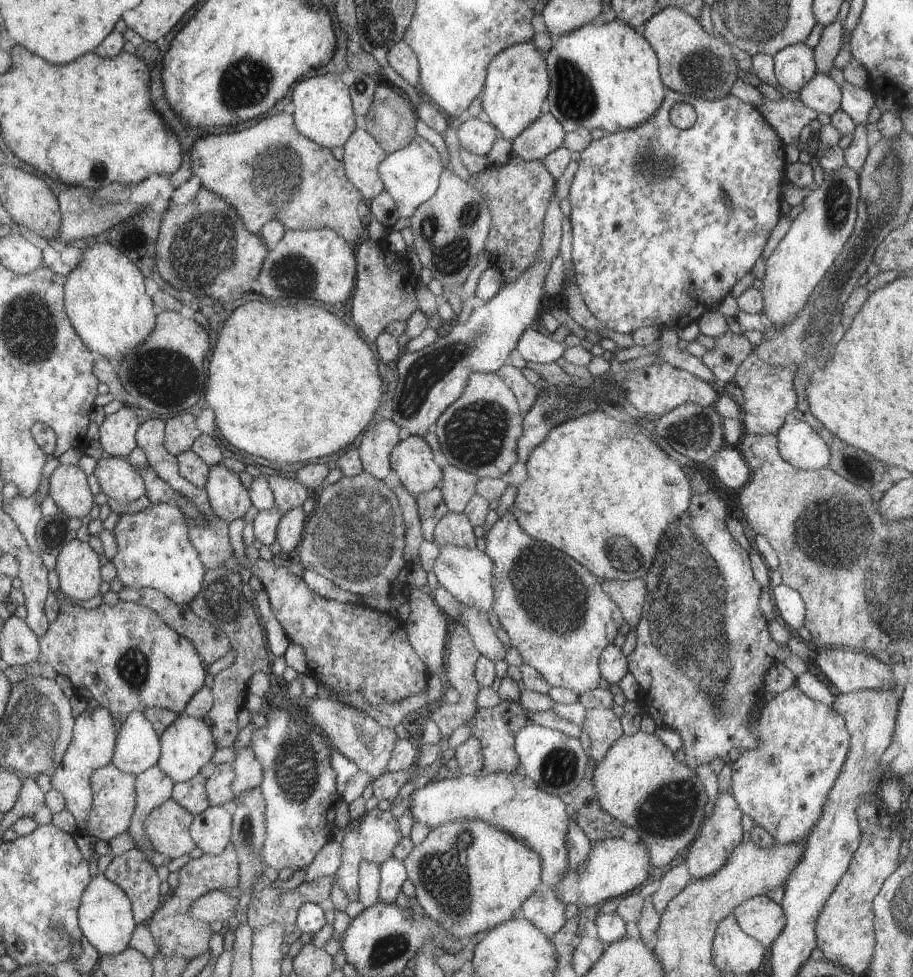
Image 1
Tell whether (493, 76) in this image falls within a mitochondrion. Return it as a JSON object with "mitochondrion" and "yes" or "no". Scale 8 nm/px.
{"mitochondrion":"no"}

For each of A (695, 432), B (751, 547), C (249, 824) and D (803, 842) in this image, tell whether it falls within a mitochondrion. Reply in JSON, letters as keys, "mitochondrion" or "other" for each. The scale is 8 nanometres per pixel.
{"A":"mitochondrion","B":"other","C":"mitochondrion","D":"other"}

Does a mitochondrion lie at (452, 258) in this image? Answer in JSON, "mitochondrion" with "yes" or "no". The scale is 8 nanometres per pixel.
{"mitochondrion":"yes"}

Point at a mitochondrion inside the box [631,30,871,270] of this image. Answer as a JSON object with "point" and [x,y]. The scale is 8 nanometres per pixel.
{"point":[703,69]}

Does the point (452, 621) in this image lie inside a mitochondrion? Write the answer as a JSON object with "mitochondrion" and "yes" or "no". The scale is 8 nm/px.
{"mitochondrion":"no"}

